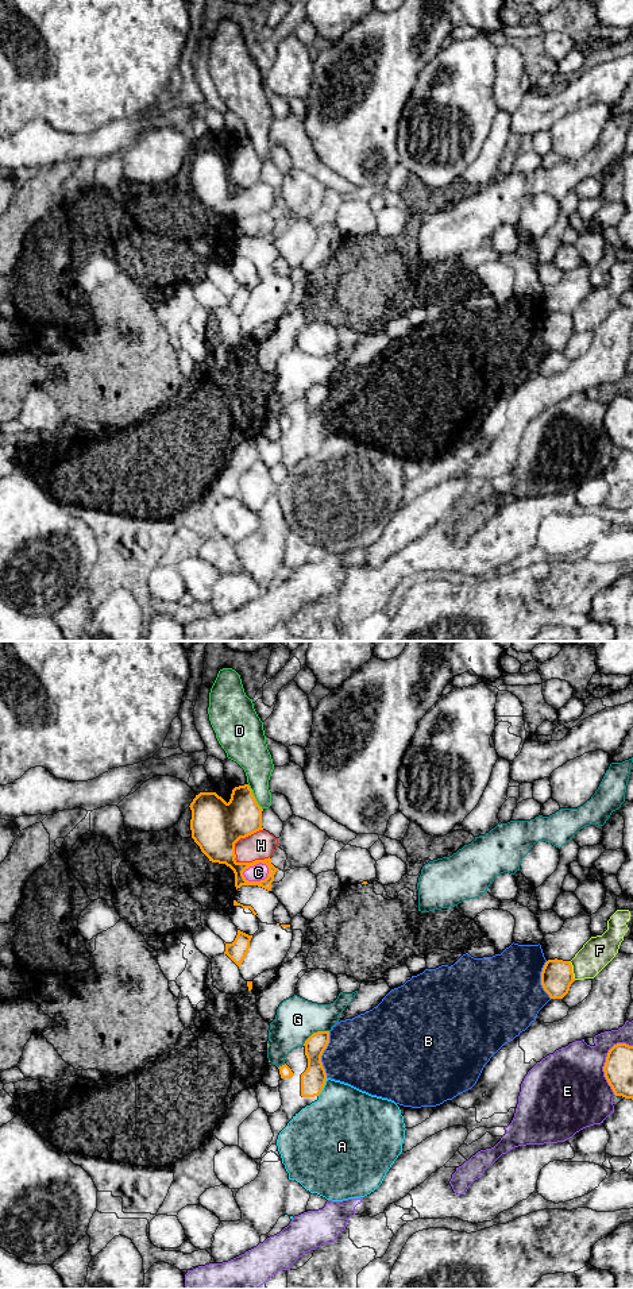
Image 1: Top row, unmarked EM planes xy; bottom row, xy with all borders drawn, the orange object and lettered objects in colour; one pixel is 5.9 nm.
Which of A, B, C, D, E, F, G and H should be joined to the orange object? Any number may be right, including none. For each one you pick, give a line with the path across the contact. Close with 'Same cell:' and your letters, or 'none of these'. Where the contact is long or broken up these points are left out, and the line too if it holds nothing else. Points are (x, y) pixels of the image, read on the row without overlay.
Same cell: none of these

